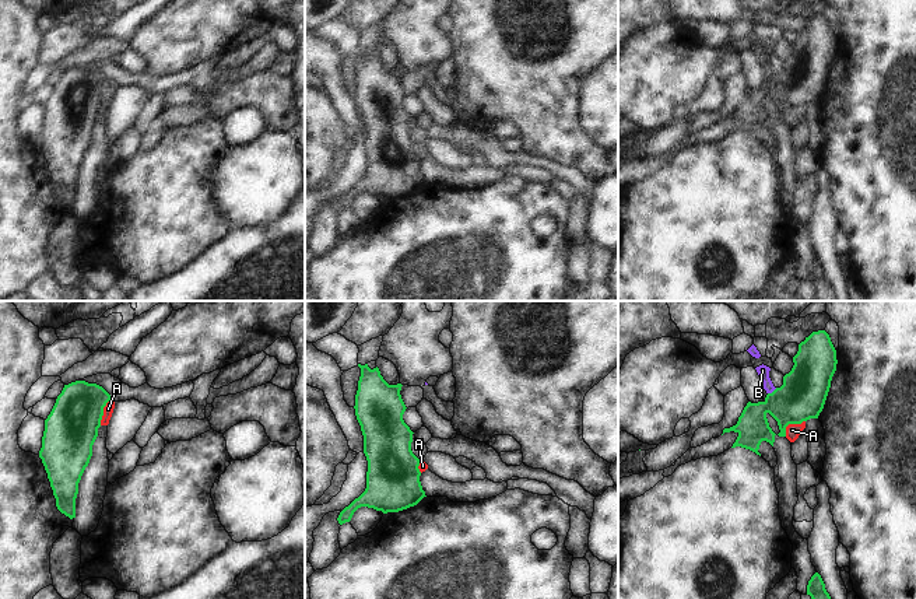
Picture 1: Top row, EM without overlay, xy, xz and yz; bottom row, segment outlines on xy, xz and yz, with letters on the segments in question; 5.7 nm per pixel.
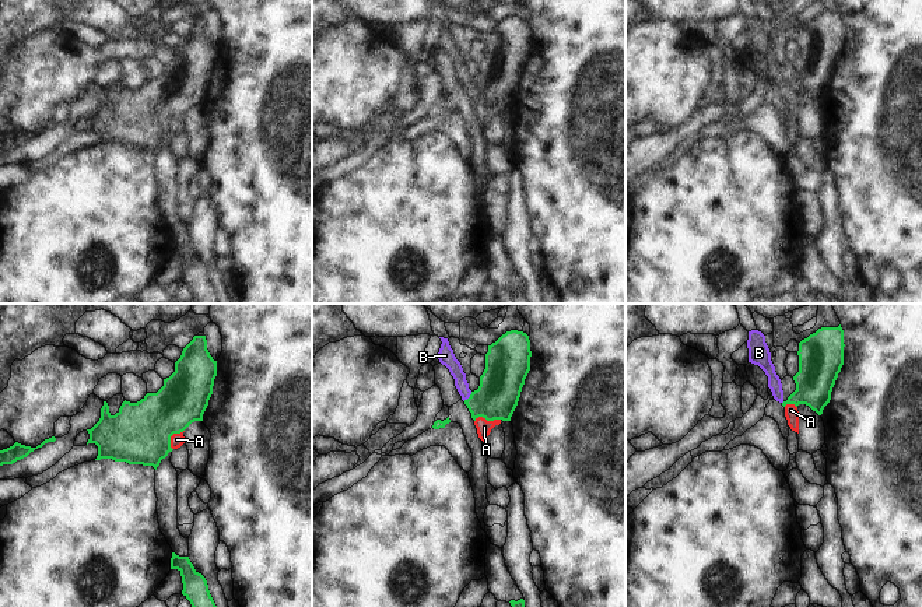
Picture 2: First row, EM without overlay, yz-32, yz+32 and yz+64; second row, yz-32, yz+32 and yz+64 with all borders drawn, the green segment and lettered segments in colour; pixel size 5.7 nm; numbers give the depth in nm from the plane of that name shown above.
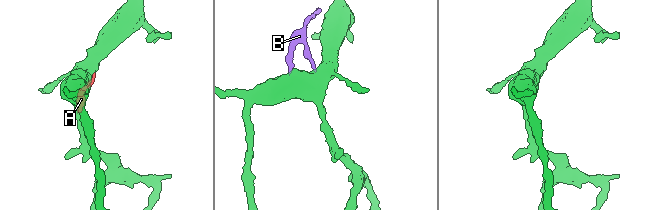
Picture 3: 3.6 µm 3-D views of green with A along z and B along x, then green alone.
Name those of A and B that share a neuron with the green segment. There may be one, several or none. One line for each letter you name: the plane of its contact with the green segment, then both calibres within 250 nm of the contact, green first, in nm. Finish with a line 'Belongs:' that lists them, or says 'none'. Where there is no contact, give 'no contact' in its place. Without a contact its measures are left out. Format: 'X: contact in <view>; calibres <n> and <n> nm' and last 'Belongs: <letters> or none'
Belongs: none

